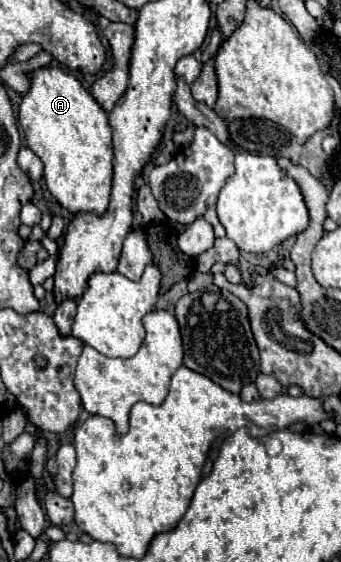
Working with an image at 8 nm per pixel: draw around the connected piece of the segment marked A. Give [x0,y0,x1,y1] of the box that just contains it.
[18,67,112,215]

